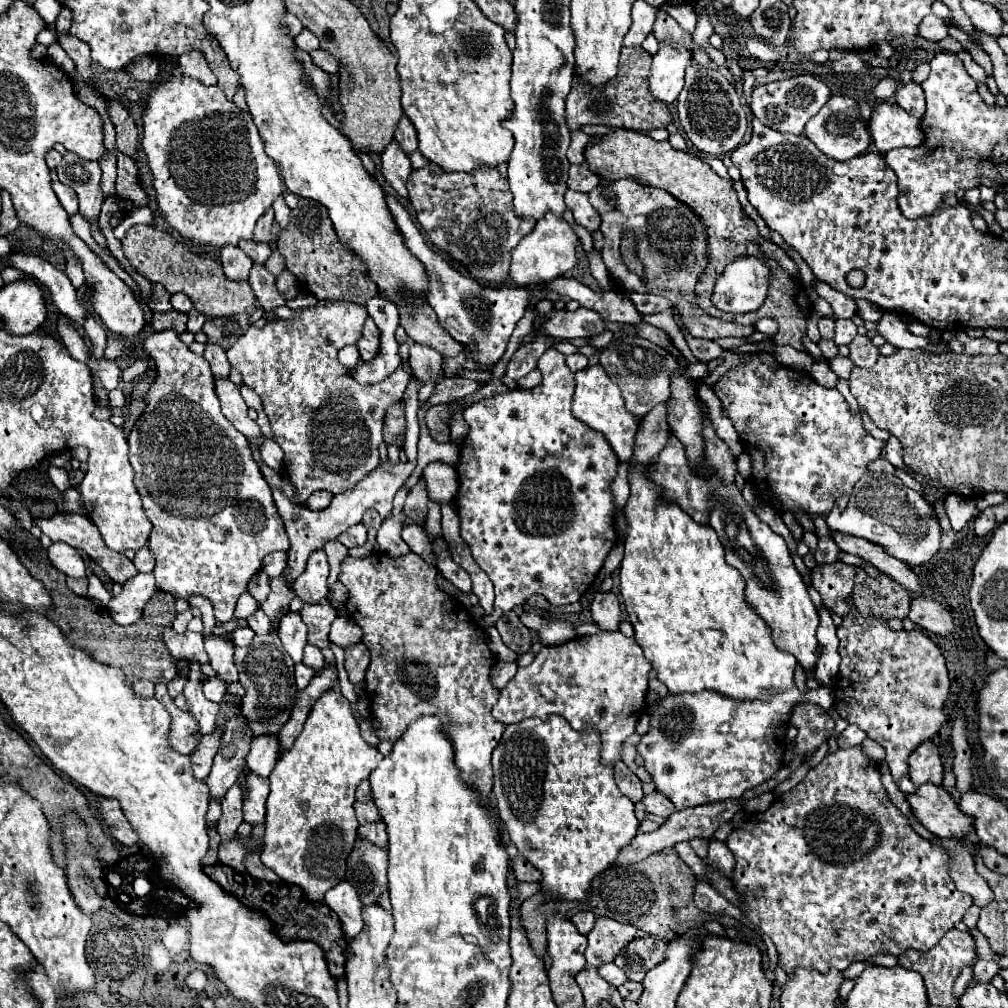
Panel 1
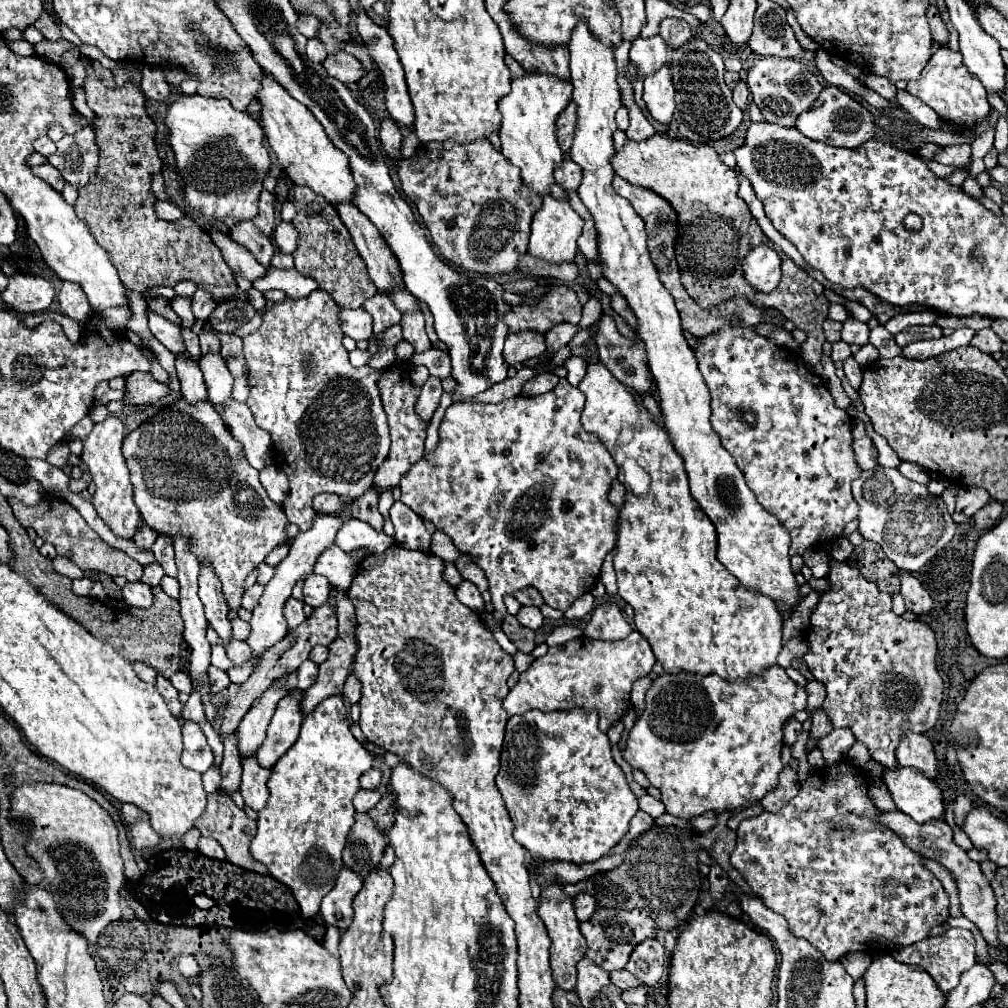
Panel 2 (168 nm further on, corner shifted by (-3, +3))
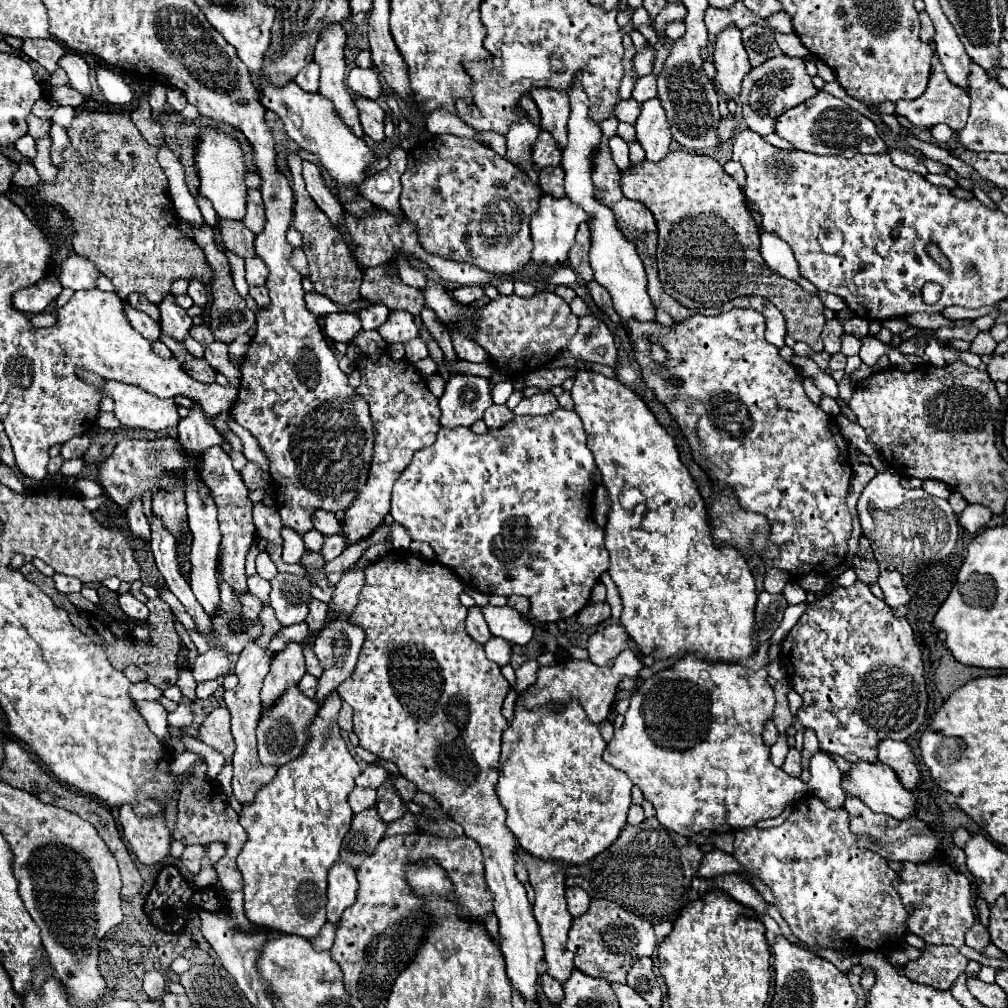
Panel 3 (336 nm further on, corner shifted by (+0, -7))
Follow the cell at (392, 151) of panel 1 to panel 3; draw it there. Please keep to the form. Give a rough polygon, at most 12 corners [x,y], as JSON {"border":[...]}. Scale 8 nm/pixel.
{"border":[[368,98],[356,100],[364,134],[384,140],[384,110]]}

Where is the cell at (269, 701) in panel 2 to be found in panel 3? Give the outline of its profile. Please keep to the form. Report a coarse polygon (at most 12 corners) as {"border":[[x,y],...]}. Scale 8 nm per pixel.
{"border":[[300,644],[276,652],[260,692],[262,714],[304,674]]}

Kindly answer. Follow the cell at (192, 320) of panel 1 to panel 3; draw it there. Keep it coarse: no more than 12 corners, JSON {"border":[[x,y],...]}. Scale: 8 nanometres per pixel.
{"border":[[190,280],[188,296],[194,306],[206,308],[208,290],[202,282]]}

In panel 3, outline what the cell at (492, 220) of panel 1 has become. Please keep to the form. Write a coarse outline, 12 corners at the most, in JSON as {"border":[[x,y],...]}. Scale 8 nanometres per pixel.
{"border":[[452,134],[408,152],[426,252],[514,274],[540,190]]}

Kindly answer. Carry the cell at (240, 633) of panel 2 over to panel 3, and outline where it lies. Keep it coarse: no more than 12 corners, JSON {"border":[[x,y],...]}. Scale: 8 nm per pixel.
{"border":[[222,580],[216,644],[240,654],[262,634],[262,602],[234,598]]}

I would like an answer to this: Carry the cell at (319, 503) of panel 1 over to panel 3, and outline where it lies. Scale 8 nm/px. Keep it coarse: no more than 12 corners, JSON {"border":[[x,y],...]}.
{"border":[[316,510],[314,528],[324,536],[338,534],[340,522],[328,510]]}

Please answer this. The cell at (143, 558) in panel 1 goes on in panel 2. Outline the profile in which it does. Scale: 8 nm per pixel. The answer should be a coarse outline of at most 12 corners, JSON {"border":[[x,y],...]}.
{"border":[[141,520],[135,538],[137,546],[149,550],[157,534]]}

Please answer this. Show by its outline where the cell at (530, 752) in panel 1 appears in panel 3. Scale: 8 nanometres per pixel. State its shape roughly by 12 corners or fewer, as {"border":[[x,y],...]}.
{"border":[[580,702],[516,706],[496,796],[540,860],[586,864],[632,782]]}

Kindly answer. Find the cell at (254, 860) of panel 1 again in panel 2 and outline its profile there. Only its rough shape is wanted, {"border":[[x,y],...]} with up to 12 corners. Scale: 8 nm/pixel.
{"border":[[217,790],[195,820],[203,836],[215,838],[227,862],[267,874],[253,860],[251,820],[233,800]]}

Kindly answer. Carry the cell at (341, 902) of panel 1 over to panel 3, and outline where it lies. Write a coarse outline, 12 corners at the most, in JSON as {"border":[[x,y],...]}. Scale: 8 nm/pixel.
{"border":[[342,860],[328,872],[328,922],[354,904],[358,880]]}

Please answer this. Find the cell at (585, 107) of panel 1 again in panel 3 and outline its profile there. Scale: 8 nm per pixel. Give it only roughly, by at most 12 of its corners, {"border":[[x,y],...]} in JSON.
{"border":[[540,132],[532,160],[536,168],[560,166],[562,150],[554,136]]}

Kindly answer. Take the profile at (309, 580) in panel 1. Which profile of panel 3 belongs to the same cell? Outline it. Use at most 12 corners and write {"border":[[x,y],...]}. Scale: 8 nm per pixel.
{"border":[[320,600],[308,604],[308,626],[320,630],[324,626],[328,604]]}

